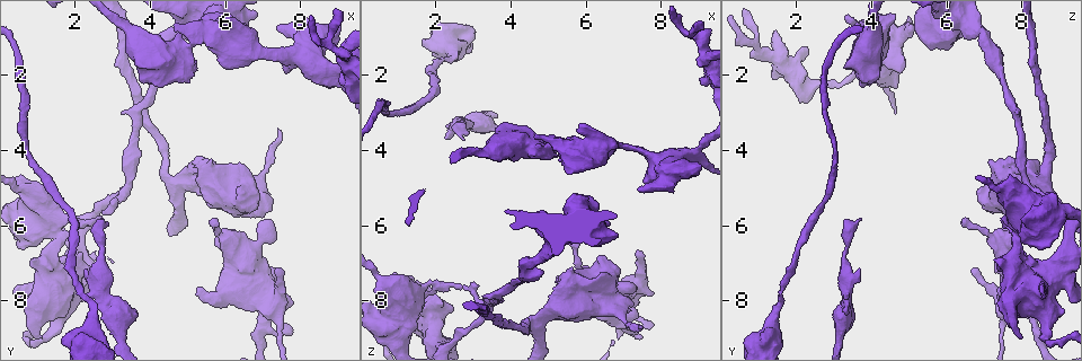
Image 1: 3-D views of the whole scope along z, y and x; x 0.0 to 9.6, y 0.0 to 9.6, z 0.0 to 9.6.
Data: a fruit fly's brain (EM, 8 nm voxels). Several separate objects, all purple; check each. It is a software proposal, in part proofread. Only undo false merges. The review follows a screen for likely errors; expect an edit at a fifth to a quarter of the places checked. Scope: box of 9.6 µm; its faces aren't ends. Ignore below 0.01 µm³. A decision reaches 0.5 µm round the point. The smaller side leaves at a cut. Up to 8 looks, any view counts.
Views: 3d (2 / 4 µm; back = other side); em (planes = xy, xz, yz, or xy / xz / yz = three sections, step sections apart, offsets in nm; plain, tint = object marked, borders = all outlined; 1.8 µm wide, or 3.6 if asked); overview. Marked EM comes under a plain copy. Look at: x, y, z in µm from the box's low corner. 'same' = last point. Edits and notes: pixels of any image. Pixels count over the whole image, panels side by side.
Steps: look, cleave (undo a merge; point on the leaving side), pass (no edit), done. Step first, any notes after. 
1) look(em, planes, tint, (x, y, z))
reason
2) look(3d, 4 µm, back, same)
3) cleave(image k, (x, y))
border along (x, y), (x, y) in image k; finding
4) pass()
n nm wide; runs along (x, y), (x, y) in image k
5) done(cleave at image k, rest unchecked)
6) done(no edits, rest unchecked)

look(em, yz, step 4, tint, (2.75, 6.60, 3.30))
narrows sharply

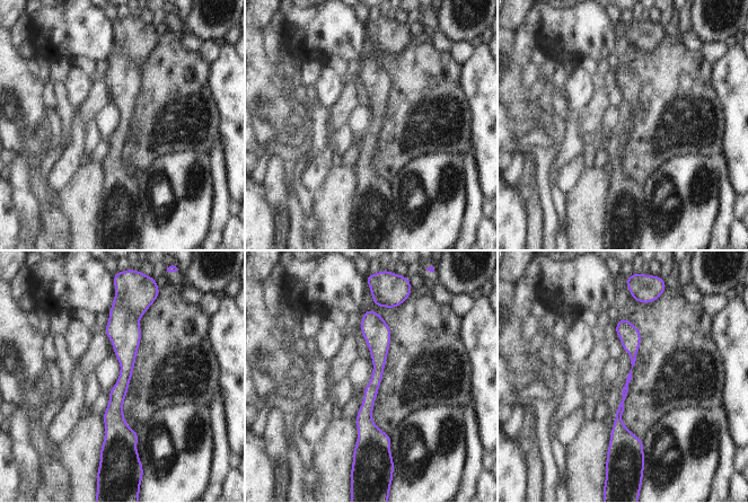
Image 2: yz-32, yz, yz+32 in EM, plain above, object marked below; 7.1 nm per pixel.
look(em, planes, borders, same)

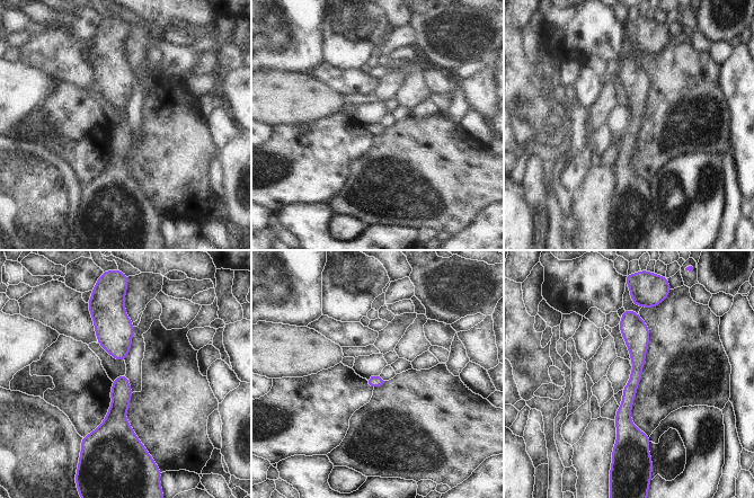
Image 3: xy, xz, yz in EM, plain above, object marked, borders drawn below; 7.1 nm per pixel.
pass()
all the same cell

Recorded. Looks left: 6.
look(em, xz, step 8, tint, (7.80, 1.55, 4.20))
thin neck

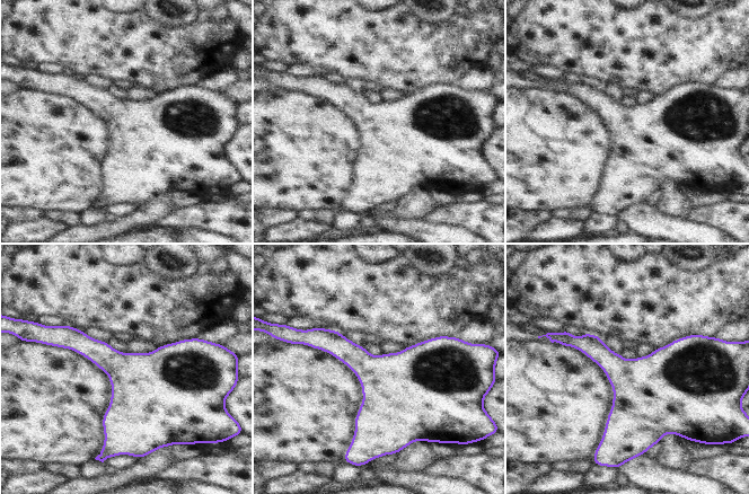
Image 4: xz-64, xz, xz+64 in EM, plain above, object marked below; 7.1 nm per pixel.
pass()
one cell here

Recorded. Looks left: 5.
look(em, 3.6 µm, xz, step 8, tint, (2.25, 9.20, 1.25))
sudden change in width

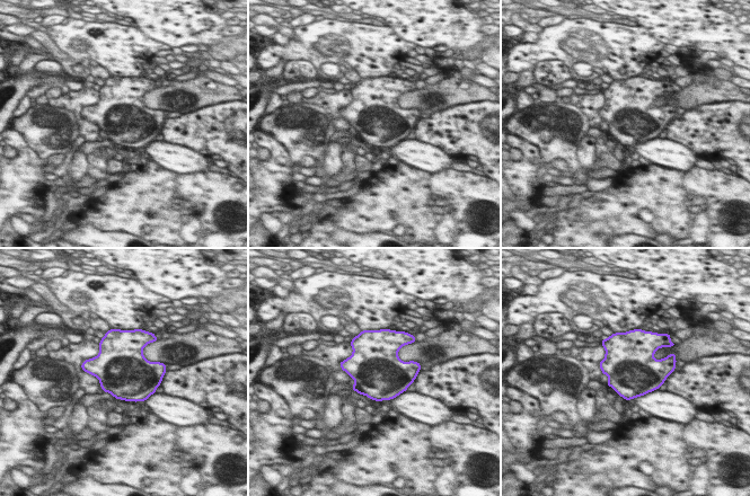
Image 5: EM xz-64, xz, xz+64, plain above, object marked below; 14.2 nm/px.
look(em, 3.6 µm, planes, tint, same)

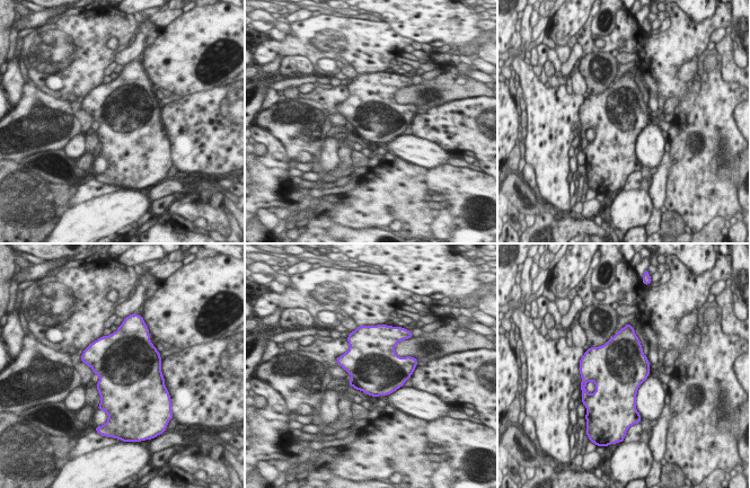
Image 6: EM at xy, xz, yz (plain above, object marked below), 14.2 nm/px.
pass()
one cell here

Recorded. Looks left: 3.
done(no edits, rest unchecked)

